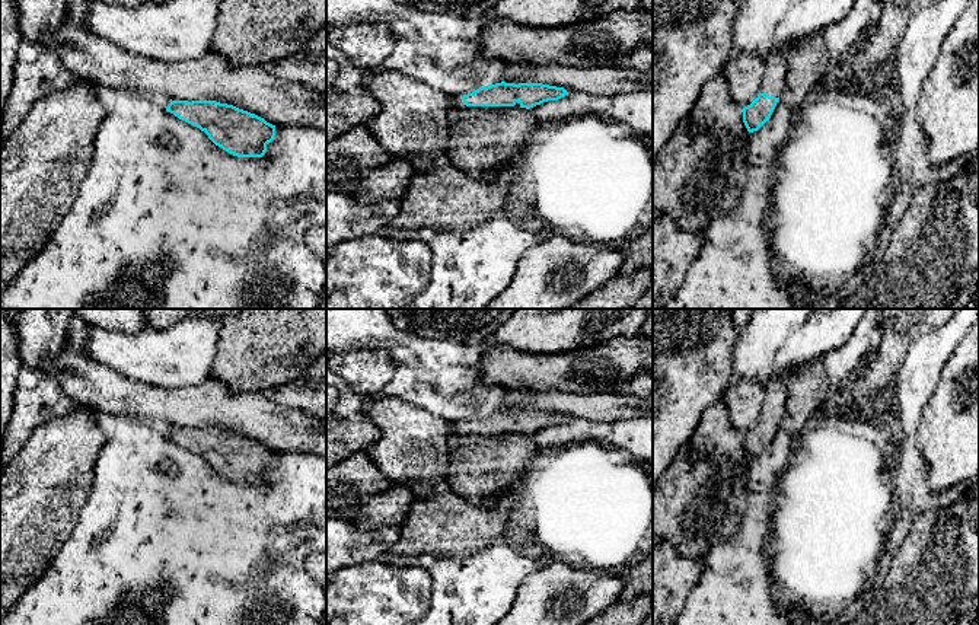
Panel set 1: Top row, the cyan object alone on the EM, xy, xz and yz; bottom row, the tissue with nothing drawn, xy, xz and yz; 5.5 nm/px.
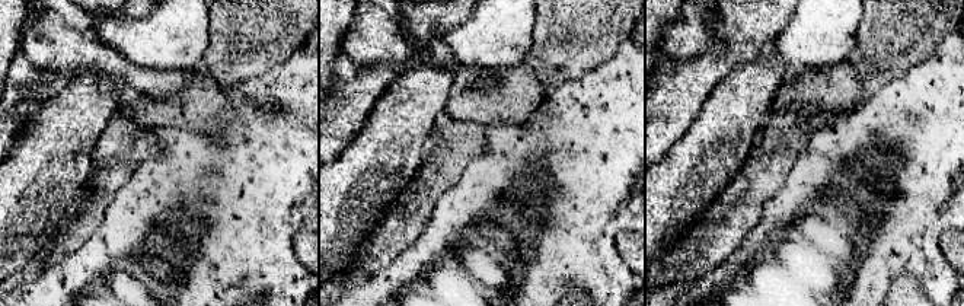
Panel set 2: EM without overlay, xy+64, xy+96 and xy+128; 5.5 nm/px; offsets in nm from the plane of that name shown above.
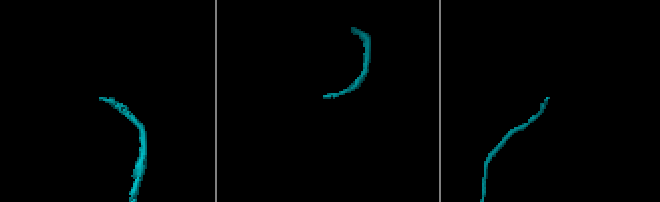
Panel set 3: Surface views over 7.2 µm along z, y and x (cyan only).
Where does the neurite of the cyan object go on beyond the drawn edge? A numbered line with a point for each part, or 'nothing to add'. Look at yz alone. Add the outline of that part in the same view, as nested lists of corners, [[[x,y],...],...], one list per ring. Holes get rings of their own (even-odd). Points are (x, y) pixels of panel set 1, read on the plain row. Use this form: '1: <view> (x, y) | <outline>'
1: yz (775, 392) | [[[774,377],[765,385],[765,402],[760,411],[760,420],[779,424],[785,411],[787,388],[785,382]]]

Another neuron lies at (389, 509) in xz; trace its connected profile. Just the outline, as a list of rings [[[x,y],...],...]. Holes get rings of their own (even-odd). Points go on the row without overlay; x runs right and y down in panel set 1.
[[[393,482],[393,485],[361,506],[354,519],[360,530],[374,530],[377,527],[399,529],[409,513],[417,497],[406,487]]]

